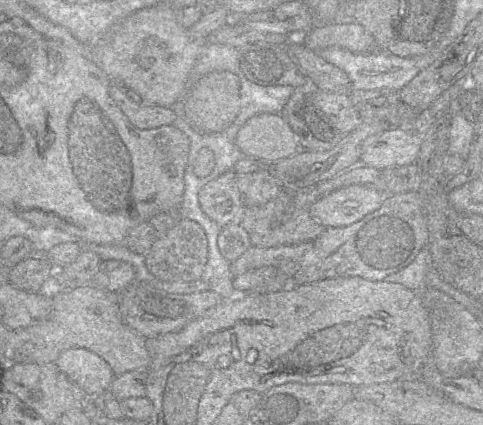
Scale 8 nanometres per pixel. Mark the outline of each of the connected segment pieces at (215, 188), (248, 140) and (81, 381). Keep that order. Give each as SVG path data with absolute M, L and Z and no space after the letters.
M227 171L205 184L198 193L203 212L220 227L240 224L244 206L237 187L237 174Z
M260 113L249 118L236 135L236 145L245 157L275 163L295 155L299 146L295 134L281 114Z
M85 348L63 351L55 365L88 396L109 390L114 378L110 365L102 357Z

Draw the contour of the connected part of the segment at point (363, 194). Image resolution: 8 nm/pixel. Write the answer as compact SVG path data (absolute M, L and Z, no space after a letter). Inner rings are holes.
M350 185L332 192L315 202L309 209L310 216L325 228L349 226L380 208L387 193L362 185Z

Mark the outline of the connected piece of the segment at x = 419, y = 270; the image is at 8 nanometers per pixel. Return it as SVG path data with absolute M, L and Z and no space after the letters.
M425 246L417 254L414 261L401 271L385 278L385 282L402 284L406 288L419 292L425 287L425 279L432 268L429 247Z

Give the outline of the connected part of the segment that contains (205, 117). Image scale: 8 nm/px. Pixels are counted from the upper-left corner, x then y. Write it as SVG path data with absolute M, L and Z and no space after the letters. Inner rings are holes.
M206 42L189 74L183 93L171 106L175 113L172 125L186 132L183 133L189 140L190 150L195 133L198 138L207 139L219 134L233 123L240 109L240 77L245 77L259 86L298 87L309 82L302 70L290 58L286 45L258 42L233 47Z

